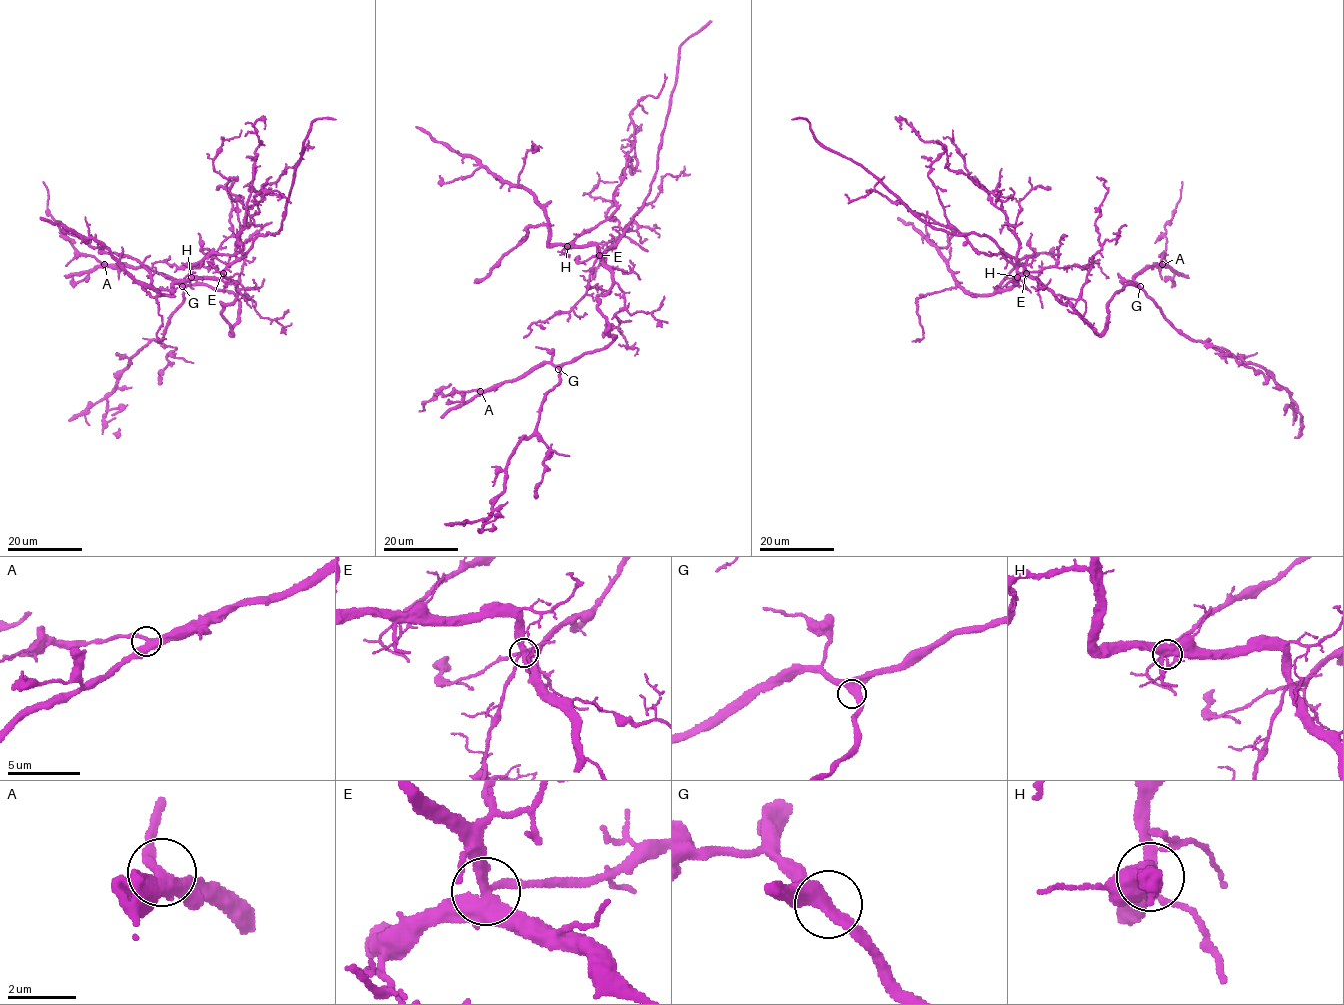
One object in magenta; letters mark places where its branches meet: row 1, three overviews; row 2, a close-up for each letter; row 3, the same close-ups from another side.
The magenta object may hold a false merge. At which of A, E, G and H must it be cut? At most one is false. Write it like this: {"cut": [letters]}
{"cut": []}

